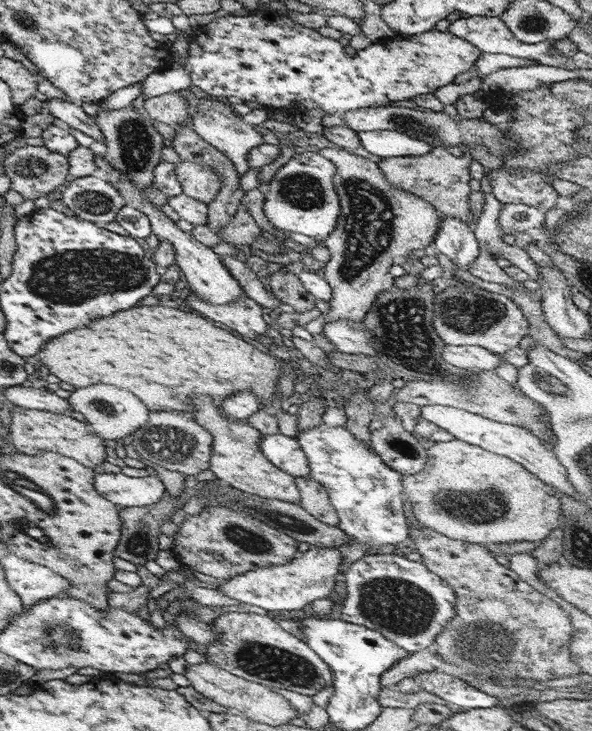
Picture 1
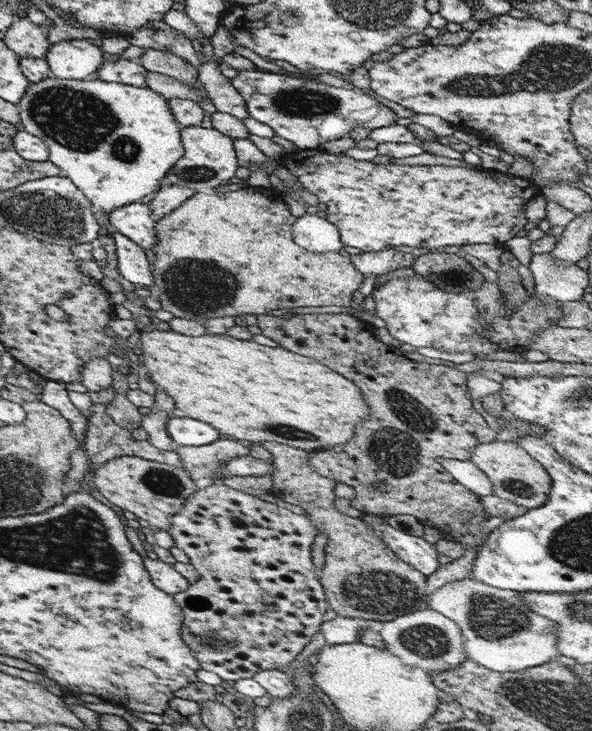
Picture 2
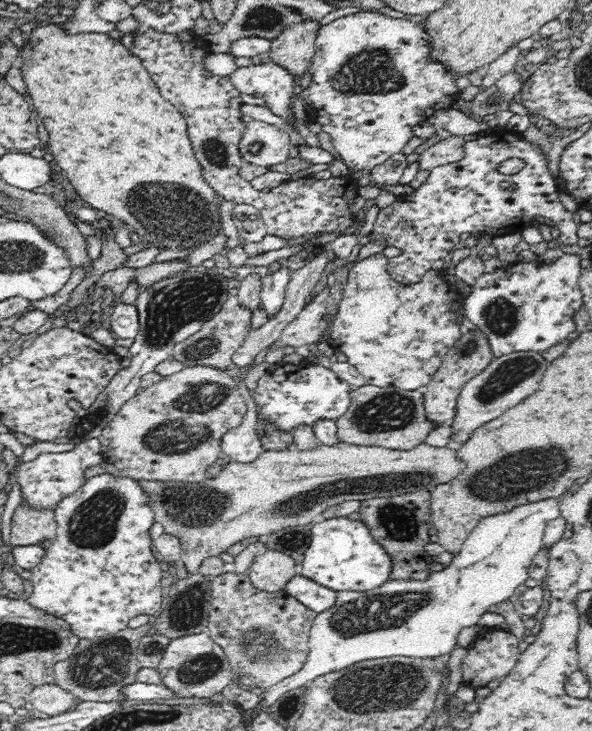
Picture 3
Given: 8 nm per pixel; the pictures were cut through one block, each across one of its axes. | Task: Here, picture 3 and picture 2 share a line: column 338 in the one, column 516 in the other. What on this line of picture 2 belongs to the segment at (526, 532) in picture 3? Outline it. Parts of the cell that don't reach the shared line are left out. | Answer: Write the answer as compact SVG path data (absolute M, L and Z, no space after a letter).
M470 576L454 580L444 586L429 590L430 608L453 620L461 630L465 640L465 651L468 658L482 666L498 672L514 672L525 668L537 667L554 661L561 655L559 651L558 623L534 612L516 591L502 590L489 584L472 580Z

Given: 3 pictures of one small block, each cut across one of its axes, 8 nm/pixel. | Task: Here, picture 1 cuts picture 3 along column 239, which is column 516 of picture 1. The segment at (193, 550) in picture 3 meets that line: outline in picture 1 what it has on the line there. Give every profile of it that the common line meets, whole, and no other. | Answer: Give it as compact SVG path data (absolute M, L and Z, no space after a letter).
M457 439L452 440L451 442L436 442L433 446L426 445L426 449L427 461L425 465L423 465L423 469L416 474L403 475L401 482L403 494L406 494L410 499L412 512L415 514L415 517L420 522L421 526L426 526L426 528L438 532L438 534L446 535L454 540L463 540L479 545L500 545L503 542L538 542L541 544L544 538L546 538L552 530L558 527L561 518L561 502L558 496L554 495L554 491L550 485L547 485L544 481L536 477L536 475L526 470L520 463L506 456L488 452L488 450L484 450L484 448L480 448L480 446L474 446L474 444Z

